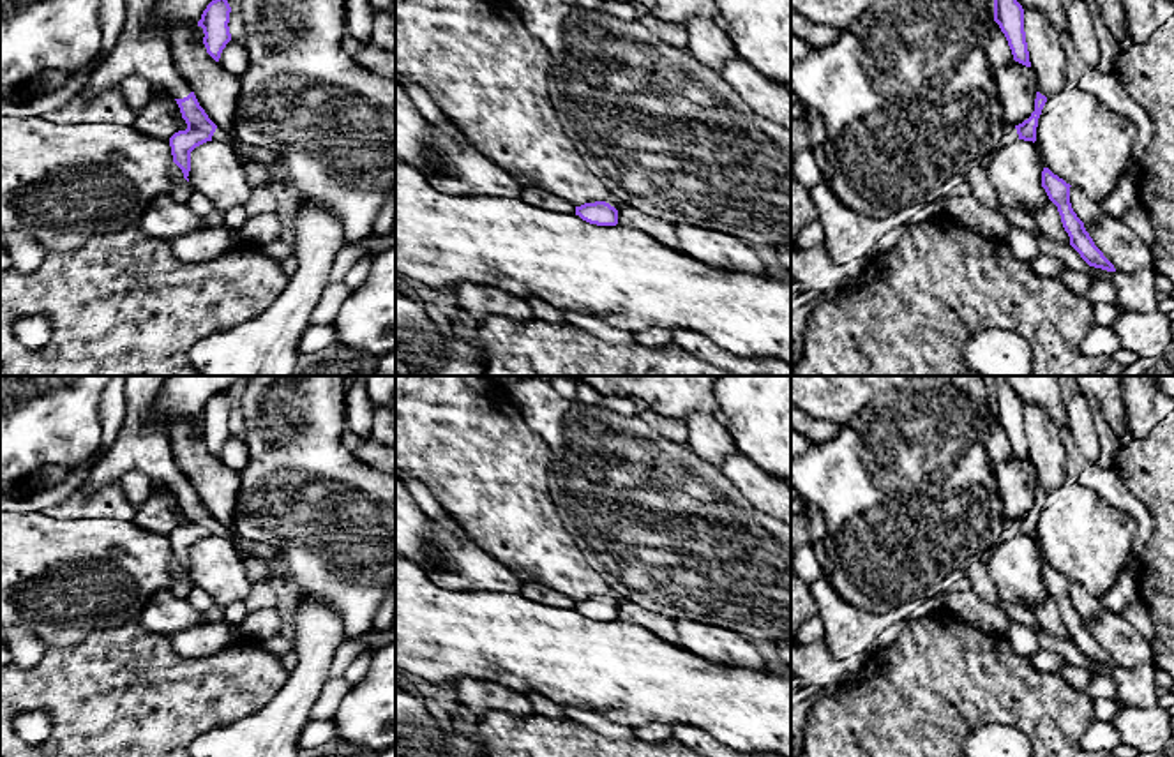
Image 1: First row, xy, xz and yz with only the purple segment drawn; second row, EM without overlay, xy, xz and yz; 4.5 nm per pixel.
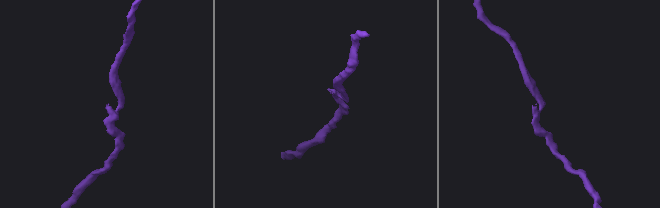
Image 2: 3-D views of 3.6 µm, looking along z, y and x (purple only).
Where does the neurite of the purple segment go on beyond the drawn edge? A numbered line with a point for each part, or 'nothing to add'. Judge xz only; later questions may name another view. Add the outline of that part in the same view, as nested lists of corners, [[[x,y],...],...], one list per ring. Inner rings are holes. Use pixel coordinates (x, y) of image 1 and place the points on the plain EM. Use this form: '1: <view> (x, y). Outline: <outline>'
nothing to add

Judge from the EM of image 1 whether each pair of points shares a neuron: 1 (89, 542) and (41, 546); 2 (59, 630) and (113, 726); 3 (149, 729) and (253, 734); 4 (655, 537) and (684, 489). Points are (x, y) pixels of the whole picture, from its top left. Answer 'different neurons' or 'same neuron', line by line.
1: same neuron
2: different neurons
3: different neurons
4: same neuron

